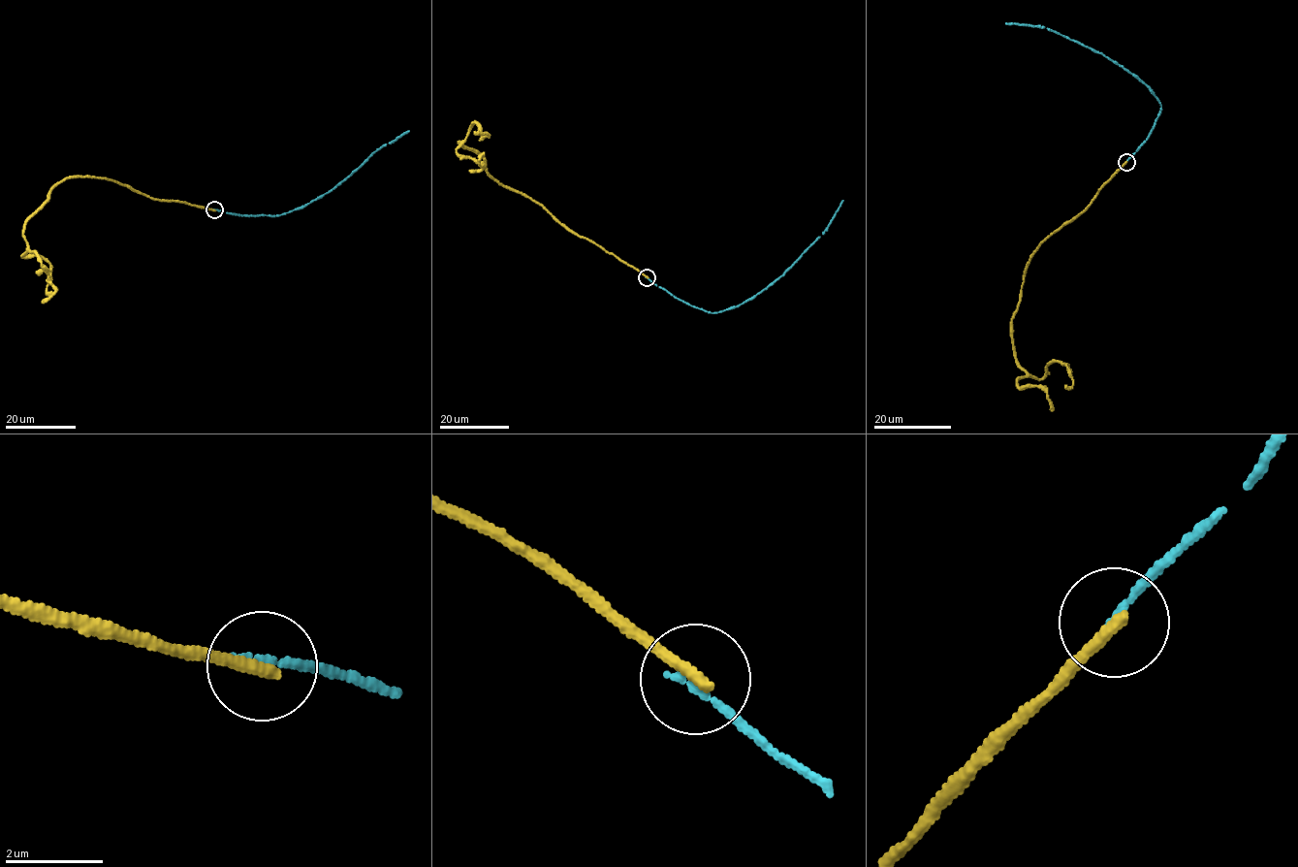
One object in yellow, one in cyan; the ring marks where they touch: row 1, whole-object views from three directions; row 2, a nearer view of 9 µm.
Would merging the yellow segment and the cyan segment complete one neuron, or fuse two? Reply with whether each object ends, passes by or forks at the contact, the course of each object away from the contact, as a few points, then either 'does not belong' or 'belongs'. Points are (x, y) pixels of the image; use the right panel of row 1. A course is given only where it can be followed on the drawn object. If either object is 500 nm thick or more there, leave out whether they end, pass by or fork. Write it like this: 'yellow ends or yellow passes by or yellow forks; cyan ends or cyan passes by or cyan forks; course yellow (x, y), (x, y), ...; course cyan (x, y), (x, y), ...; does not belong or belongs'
yellow ends; cyan ends; course yellow (1125, 162), (1041, 242), (1012, 319), (1018, 367), (1039, 379), (1061, 363), (1064, 387); course cyan (1125, 161), (1146, 140), (1160, 111), (1161, 105), (1150, 87), (1100, 53), (1047, 28), (1006, 23); does not belong

